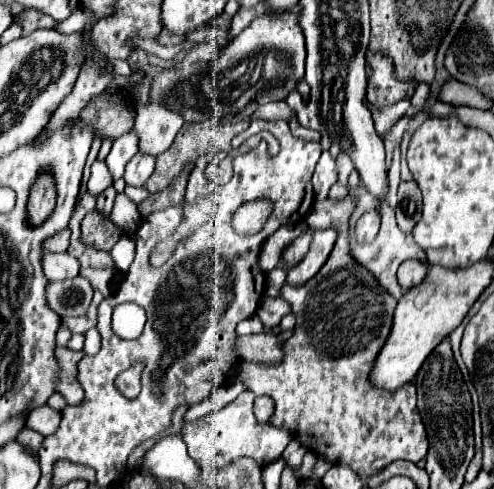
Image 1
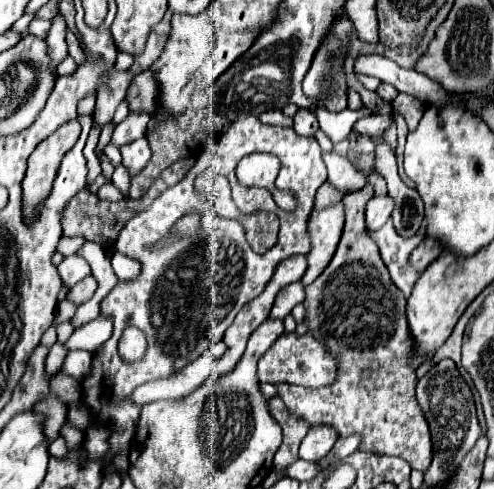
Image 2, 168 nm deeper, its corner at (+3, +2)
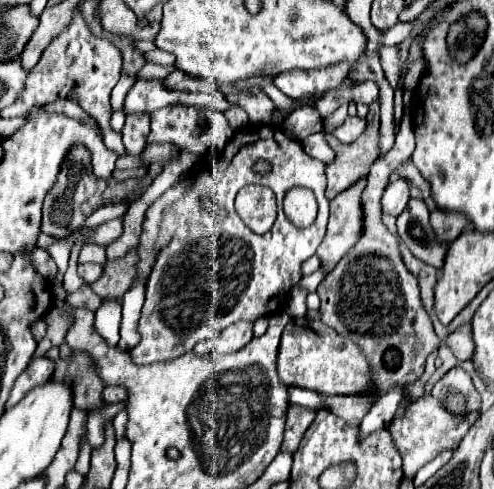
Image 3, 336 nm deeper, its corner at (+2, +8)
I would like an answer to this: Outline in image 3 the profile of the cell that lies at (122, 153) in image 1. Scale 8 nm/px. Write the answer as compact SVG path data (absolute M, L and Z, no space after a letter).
M137 80L127 98L125 98L125 116L131 114L151 114L159 108L171 106L171 104L187 104L189 94L185 92L171 92L163 88L161 80Z

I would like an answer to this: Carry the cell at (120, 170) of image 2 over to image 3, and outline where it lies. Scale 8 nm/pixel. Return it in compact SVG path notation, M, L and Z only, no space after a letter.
M75 8L75 16L73 16L71 26L65 32L61 32L61 36L51 40L51 44L45 48L39 64L31 70L31 76L27 78L27 88L25 88L23 96L15 102L15 106L5 108L1 112L1 118L19 118L35 104L51 104L55 100L63 100L69 96L69 92L77 84L79 104L91 116L95 116L95 120L103 128L105 146L111 152L115 152L117 156L127 156L127 150L123 148L123 142L121 142L121 134L115 134L109 128L109 120L111 120L109 94L111 94L113 86L119 82L119 78L121 78L119 50L111 42L107 42L103 38L95 38L89 32L89 28L85 26L83 18L79 16L79 10Z

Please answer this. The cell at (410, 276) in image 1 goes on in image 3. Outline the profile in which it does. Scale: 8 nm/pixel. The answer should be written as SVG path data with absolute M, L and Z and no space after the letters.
M443 210L431 212L431 226L433 226L435 238L439 240L439 244L453 242L467 224L469 222L463 214L453 214L453 212L443 212Z

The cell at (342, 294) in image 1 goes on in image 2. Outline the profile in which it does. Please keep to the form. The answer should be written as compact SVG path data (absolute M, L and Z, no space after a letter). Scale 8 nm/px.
M366 184L362 190L352 192L344 196L346 206L346 224L344 234L338 244L338 250L330 262L330 266L312 282L306 286L306 322L310 332L328 346L328 352L340 352L340 368L338 368L338 382L324 388L302 388L302 386L288 386L278 384L278 396L284 400L290 414L316 424L332 426L340 436L362 436L360 450L386 454L386 456L398 456L410 464L410 468L416 470L428 470L430 458L432 458L432 442L430 442L430 428L426 422L426 416L422 414L422 408L416 400L416 370L422 362L432 360L434 354L420 356L414 348L414 338L410 334L408 322L406 322L406 298L404 294L394 286L386 264L380 258L380 250L376 242L370 238L366 220L364 220L364 208L366 202L374 196L372 184Z

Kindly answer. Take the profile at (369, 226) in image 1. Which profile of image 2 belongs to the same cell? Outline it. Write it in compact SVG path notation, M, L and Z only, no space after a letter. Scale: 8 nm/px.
M374 196L366 206L366 224L368 230L374 232L386 224L394 210L394 200L390 196Z

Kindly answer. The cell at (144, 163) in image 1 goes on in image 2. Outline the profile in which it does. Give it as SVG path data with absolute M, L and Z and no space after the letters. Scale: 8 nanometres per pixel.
M138 138L138 140L122 146L120 152L122 152L122 164L130 170L130 174L140 172L142 166L146 166L146 162L148 162L150 156L152 156L146 138Z

